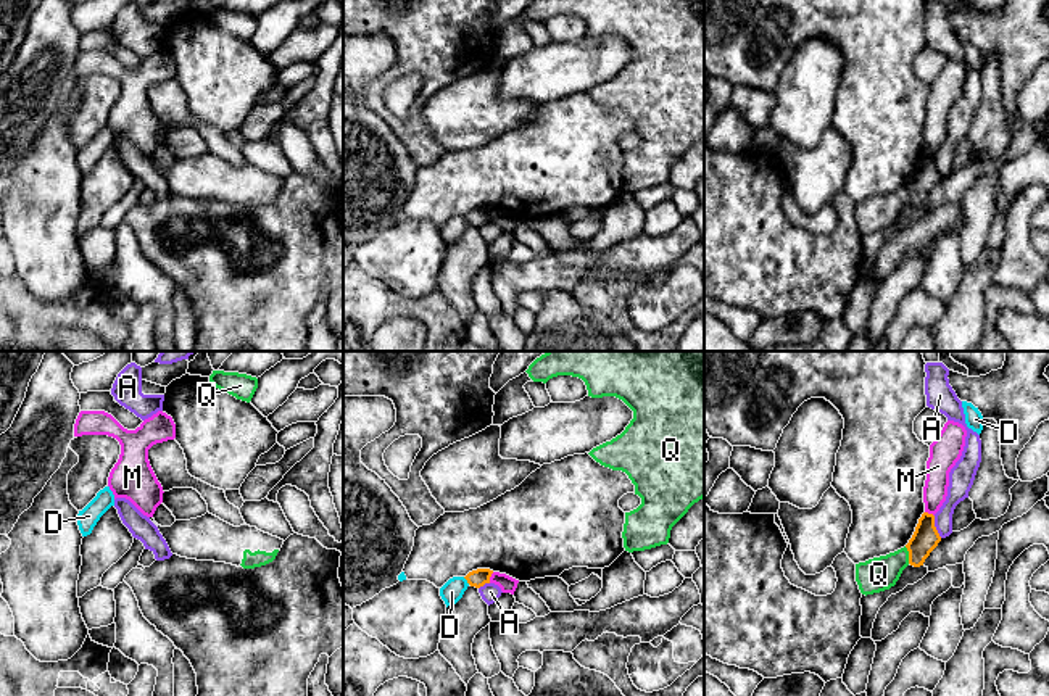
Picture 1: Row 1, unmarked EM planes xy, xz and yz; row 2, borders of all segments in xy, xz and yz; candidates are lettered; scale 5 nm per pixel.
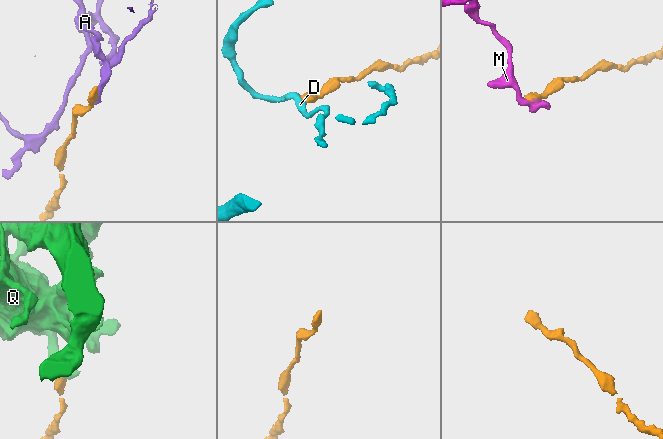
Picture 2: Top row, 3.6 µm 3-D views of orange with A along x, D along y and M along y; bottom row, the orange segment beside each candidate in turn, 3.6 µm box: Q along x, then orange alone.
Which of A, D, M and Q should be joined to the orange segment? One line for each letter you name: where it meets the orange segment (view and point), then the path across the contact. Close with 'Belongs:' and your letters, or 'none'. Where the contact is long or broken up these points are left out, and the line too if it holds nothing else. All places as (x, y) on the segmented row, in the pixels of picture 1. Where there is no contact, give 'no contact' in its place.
Belongs: none

